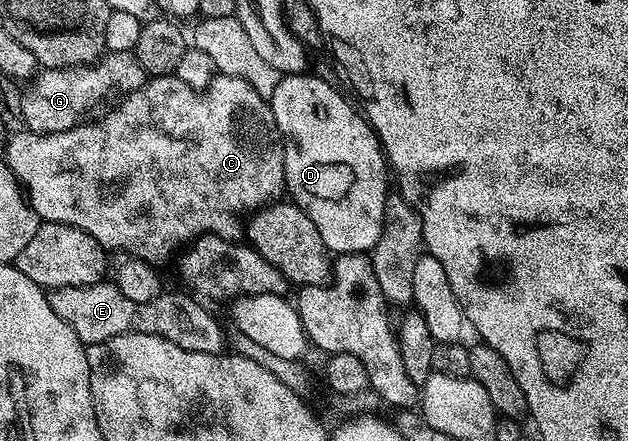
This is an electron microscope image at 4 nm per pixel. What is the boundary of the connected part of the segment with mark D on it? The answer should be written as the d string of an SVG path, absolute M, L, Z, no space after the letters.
M313 72L287 74L280 78L276 90L272 92L268 101L272 108L272 116L278 125L278 131L289 139L289 141L285 143L286 151L284 152L285 193L288 195L289 201L299 206L301 210L304 210L308 216L308 220L312 220L312 224L316 224L316 232L320 232L320 240L324 240L327 251L333 252L335 255L361 254L363 252L370 252L380 238L381 228L384 224L385 200L388 195L388 189L386 189L388 163L385 154L382 153L382 146L378 143L376 132L370 127L370 123L366 121L366 115L359 112L356 109L355 103L353 101L350 103L338 90L340 89L337 85L325 83L324 80L318 78Z

